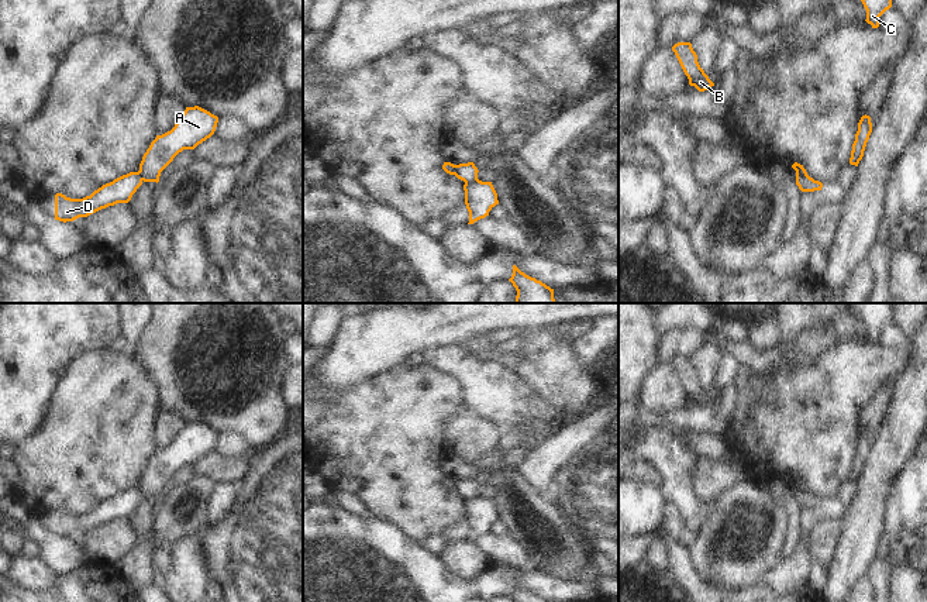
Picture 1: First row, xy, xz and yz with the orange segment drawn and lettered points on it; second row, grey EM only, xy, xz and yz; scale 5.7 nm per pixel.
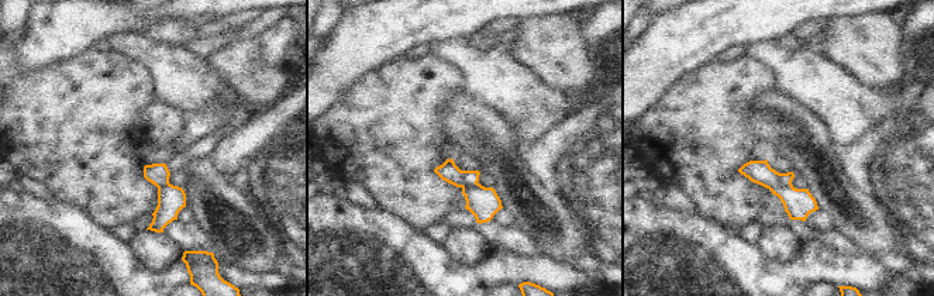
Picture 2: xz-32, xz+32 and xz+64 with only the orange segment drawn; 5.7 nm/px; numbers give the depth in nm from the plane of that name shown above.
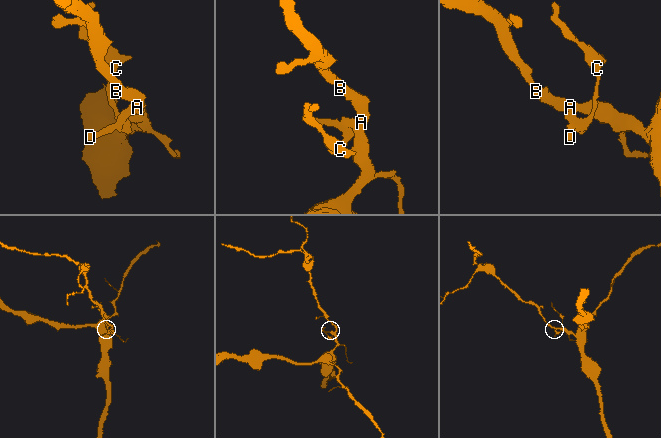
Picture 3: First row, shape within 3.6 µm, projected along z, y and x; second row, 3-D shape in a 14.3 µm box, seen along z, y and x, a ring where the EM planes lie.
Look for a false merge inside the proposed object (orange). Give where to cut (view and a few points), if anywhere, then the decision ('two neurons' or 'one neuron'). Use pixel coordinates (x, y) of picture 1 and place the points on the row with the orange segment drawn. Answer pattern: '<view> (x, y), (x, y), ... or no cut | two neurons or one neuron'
xz (476, 178), (465, 183) | two neurons

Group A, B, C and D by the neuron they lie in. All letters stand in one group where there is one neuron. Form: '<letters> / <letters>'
A B / C D

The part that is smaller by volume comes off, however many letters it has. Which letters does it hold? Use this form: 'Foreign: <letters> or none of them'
Foreign: C, D

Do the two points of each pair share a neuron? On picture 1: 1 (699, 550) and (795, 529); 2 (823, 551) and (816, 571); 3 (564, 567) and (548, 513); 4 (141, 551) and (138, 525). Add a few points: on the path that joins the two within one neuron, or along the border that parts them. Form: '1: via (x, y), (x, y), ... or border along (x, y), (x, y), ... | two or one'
1: border along (779, 498), (786, 512), (786, 539), (782, 557) | two
2: border along (813, 558), (817, 558), (826, 567) | two
3: via (564, 554), (568, 547), (555, 526) | one
4: border along (148, 533), (137, 543) | two

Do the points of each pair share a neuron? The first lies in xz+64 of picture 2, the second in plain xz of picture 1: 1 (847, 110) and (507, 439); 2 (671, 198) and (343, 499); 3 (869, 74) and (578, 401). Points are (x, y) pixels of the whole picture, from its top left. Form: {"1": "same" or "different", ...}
{"1": "different", "2": "same", "3": "same"}

